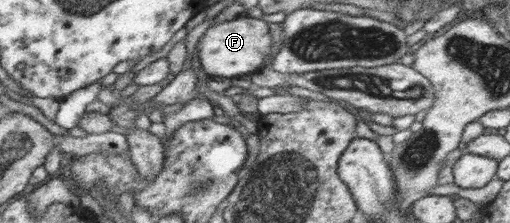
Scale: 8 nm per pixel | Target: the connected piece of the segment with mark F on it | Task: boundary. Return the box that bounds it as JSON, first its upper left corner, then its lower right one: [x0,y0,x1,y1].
[198,16,272,78]

